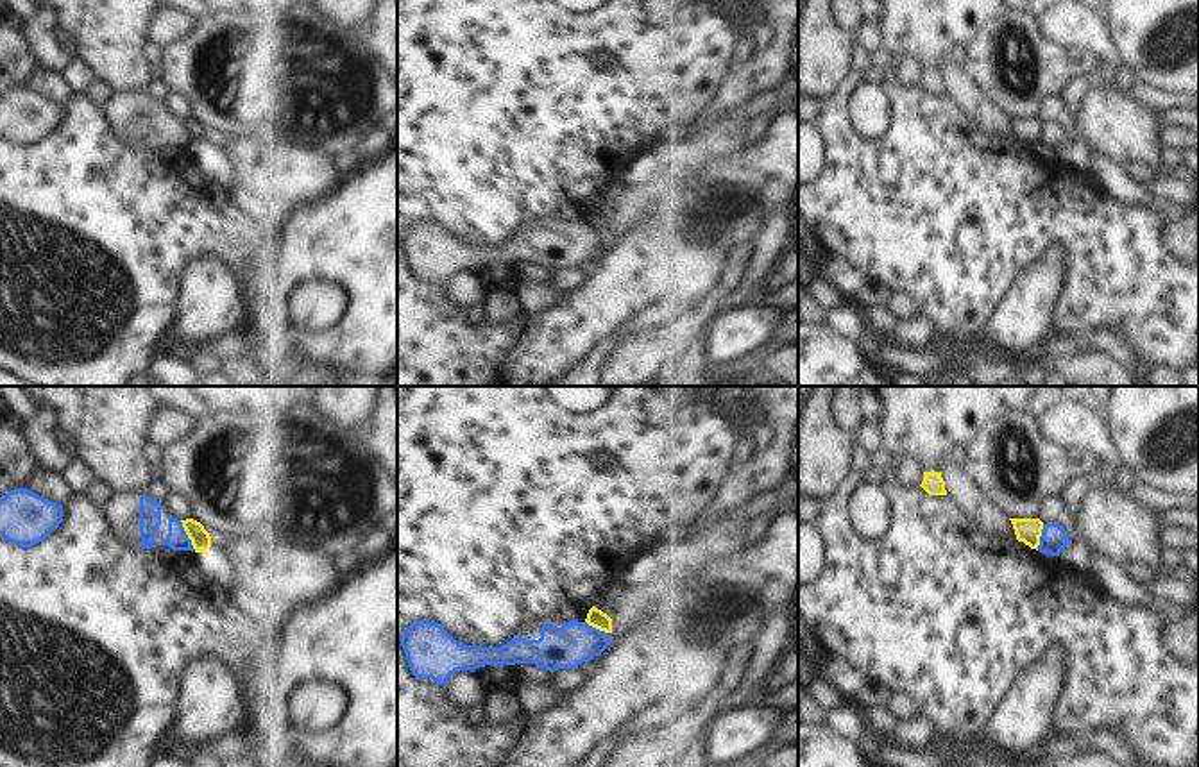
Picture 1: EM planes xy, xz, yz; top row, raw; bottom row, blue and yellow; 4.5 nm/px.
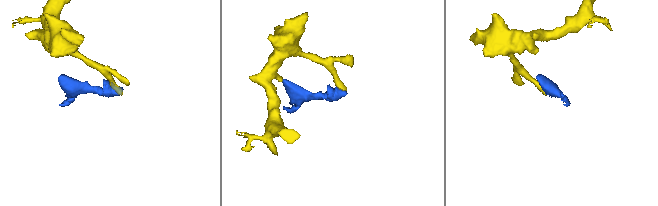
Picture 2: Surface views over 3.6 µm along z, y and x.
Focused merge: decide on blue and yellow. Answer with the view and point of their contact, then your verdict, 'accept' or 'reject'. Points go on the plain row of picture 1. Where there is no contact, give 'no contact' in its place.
contact xy (187, 134); reject

